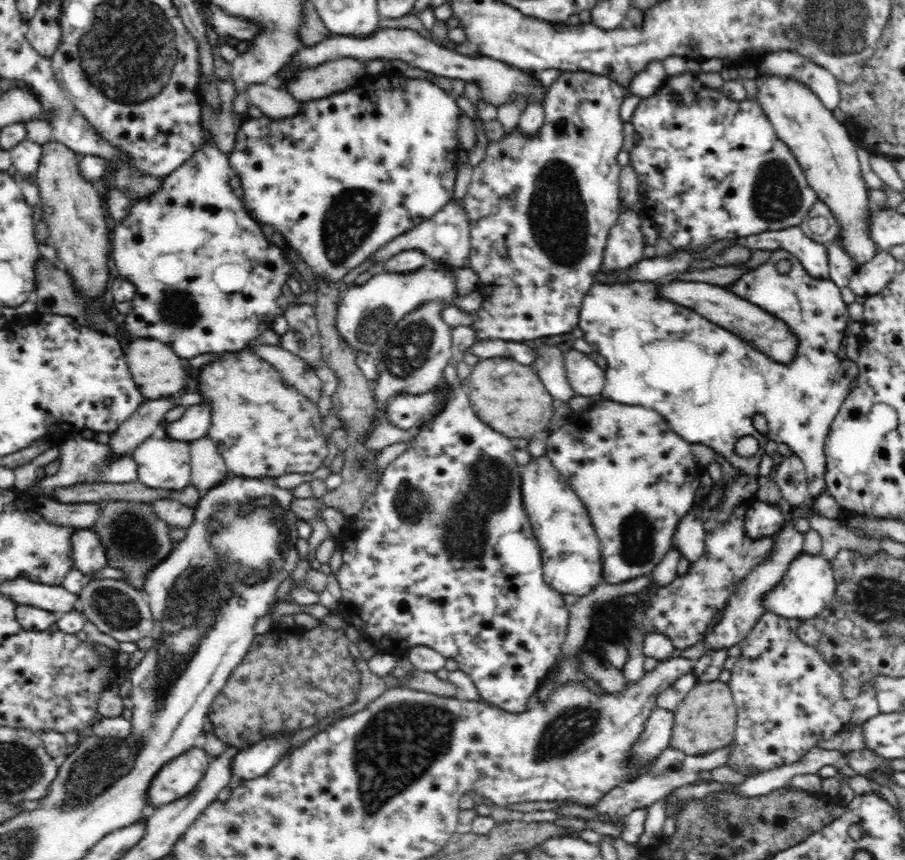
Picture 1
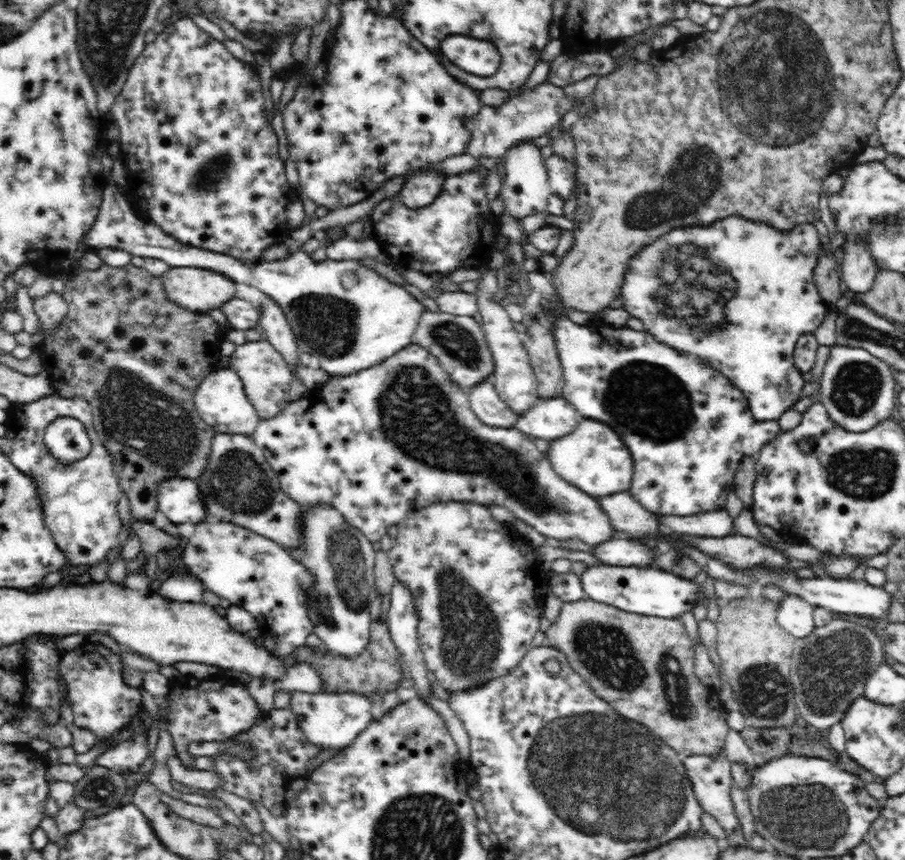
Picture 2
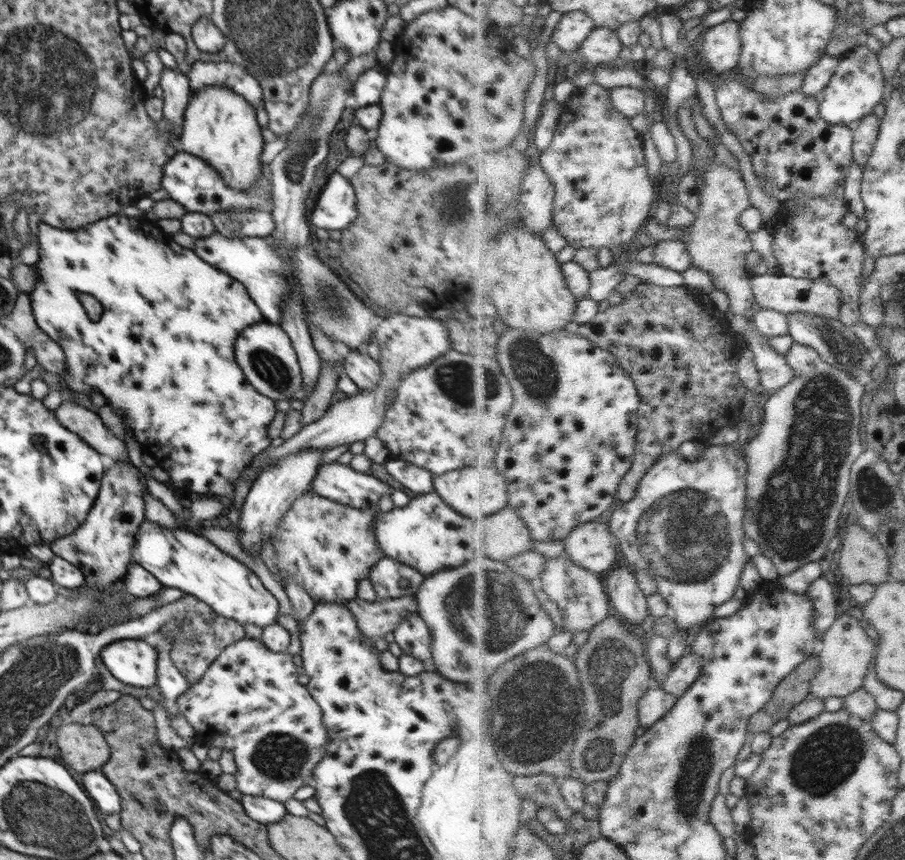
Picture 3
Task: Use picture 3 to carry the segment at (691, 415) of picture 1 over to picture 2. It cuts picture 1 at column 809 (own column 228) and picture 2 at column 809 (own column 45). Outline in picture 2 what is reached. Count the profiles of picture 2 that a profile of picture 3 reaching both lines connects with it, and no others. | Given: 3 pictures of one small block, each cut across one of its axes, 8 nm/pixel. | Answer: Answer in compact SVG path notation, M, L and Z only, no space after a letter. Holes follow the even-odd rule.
M738 216L712 222L704 228L696 226L668 232L630 258L624 275L625 284L621 288L626 301L623 310L641 320L645 331L657 342L710 360L714 368L728 376L744 393L754 419L760 422L778 420L798 402L798 394L805 384L802 371L796 368L793 359L796 342L802 334L814 336L825 315L826 302L814 285L814 268L821 252L819 236L812 223L798 224L794 230L782 232L769 224ZM722 320L724 328L718 328L718 324L714 328L704 328L708 322Z

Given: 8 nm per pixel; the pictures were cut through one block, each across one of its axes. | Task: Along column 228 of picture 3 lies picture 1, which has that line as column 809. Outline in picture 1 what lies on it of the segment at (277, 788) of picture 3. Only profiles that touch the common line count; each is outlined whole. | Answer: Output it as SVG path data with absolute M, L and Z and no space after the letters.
M764 612L739 646L741 652L730 669L731 676L727 682L737 708L737 721L734 748L725 766L752 777L749 768L757 768L760 773L764 773L798 763L810 749L817 747L822 740L830 740L830 737L836 736L850 724L850 718L857 708L853 700L847 699L842 693L842 676L830 667L816 647L798 638L796 631L788 626L786 618Z

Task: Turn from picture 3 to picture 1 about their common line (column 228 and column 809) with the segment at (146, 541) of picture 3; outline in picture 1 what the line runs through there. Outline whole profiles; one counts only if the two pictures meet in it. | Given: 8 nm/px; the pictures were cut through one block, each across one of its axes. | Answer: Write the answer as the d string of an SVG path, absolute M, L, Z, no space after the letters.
M802 552L794 556L784 578L762 598L762 605L768 612L784 618L797 618L807 622L828 606L837 591L837 582L831 561L822 555L812 556Z

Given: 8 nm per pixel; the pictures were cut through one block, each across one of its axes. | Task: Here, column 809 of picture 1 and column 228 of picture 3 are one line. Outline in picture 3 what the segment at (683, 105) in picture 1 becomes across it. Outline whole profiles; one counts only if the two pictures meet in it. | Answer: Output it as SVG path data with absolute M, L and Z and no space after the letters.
M180 151L164 165L161 188L168 192L170 199L182 204L188 213L210 215L226 210L264 210L272 200L272 173L270 164L262 163L256 187L250 191L240 191L230 187L212 165L198 156Z

